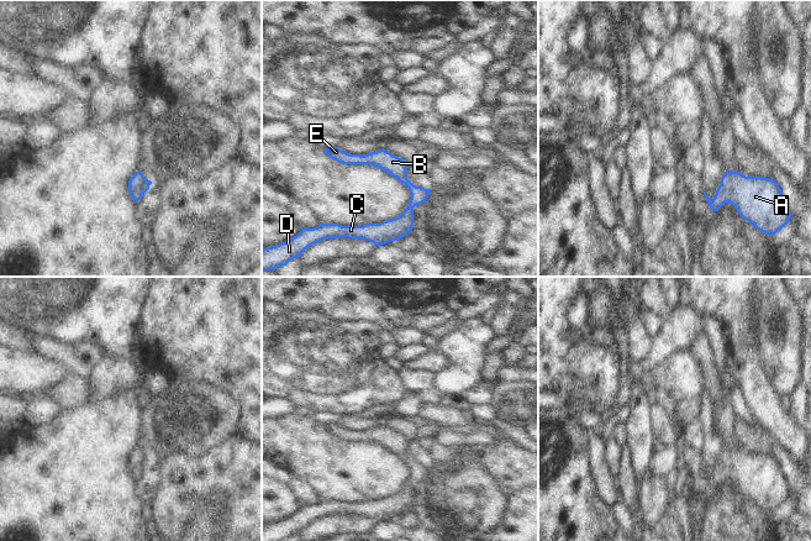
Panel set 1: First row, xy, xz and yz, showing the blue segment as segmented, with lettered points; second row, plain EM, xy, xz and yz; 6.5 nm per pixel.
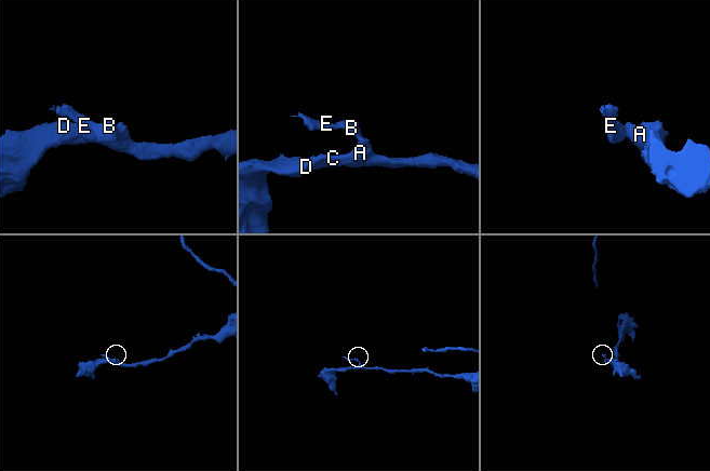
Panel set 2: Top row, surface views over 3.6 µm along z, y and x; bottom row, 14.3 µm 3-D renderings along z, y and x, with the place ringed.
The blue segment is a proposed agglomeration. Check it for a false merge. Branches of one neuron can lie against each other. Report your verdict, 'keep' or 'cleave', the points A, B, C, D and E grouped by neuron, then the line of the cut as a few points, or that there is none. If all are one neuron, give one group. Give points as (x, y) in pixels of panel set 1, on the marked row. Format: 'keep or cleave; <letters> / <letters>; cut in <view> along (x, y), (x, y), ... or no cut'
keep; A B C D E; no cut

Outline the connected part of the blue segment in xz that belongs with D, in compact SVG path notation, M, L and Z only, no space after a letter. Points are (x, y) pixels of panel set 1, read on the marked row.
M337 147L323 149L325 153L343 164L372 164L405 184L411 194L410 203L404 212L380 224L365 224L363 226L342 226L339 224L320 224L314 229L302 227L301 231L279 245L262 248L262 270L273 270L286 266L291 259L310 246L328 238L348 237L373 242L374 246L397 241L411 232L414 226L414 208L425 203L431 189L414 185L406 177L407 163L385 149L368 154L349 154Z

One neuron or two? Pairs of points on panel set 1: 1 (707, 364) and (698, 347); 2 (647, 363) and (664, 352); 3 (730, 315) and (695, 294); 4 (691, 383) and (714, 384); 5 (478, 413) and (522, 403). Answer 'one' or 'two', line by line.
1: one
2: one
3: one
4: two
5: one

